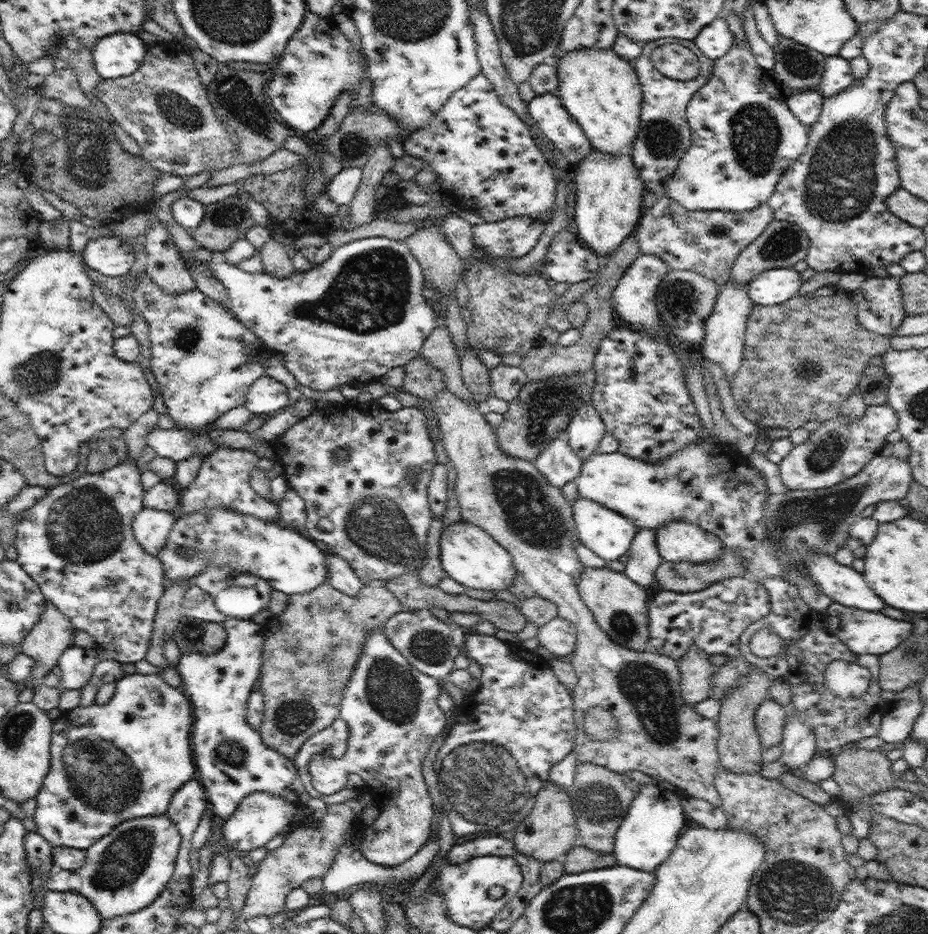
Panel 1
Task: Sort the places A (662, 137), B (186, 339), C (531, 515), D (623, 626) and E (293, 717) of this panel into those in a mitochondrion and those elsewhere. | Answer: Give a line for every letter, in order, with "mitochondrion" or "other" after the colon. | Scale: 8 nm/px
A: mitochondrion
B: mitochondrion
C: mitochondrion
D: mitochondrion
E: mitochondrion

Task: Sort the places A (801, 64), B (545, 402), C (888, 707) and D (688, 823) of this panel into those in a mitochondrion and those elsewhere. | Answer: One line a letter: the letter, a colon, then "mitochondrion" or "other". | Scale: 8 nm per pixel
A: mitochondrion
B: mitochondrion
C: other
D: other

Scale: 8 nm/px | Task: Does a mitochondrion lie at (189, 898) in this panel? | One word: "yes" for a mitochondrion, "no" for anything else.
no

